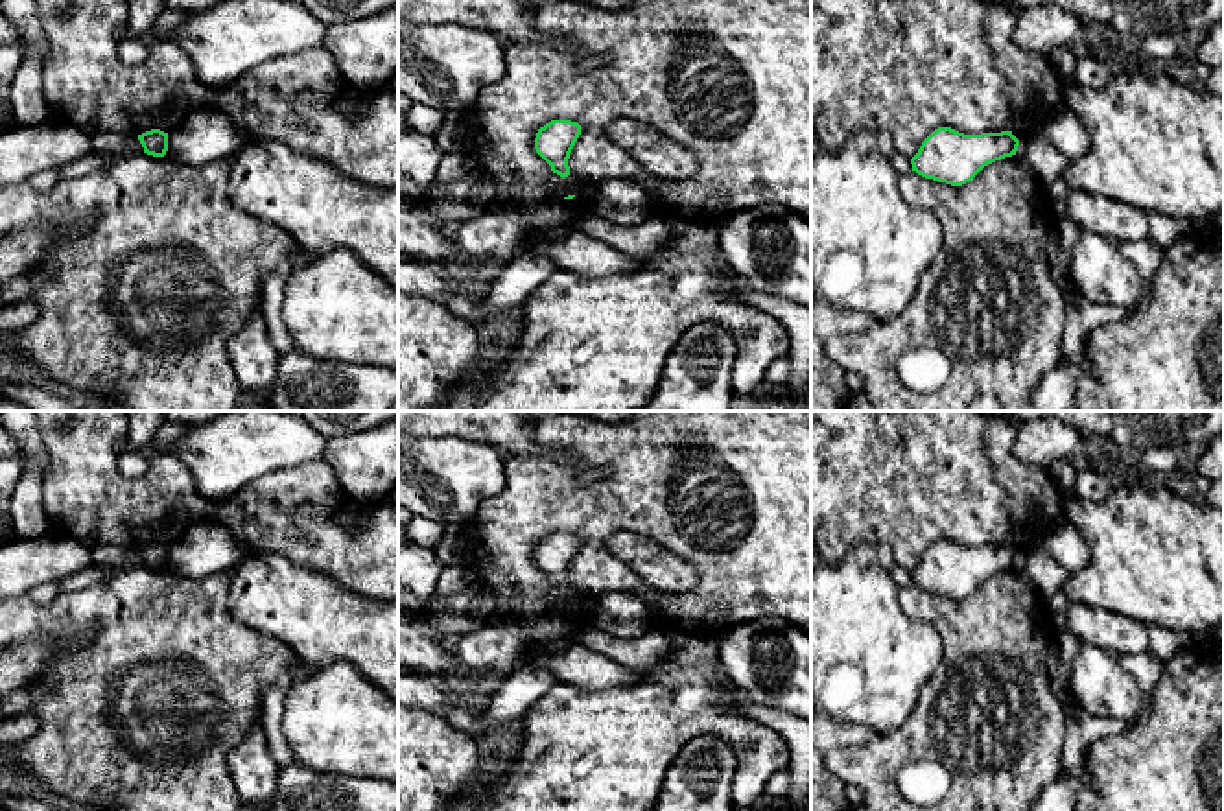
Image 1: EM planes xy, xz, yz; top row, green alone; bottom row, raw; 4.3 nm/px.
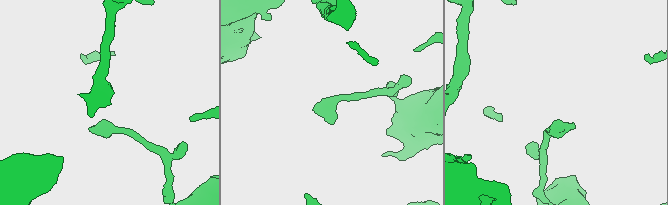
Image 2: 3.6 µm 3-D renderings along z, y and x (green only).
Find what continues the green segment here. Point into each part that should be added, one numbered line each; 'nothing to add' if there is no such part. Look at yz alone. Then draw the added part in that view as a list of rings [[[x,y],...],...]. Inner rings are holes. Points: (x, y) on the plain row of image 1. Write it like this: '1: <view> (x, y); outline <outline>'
nothing to add

